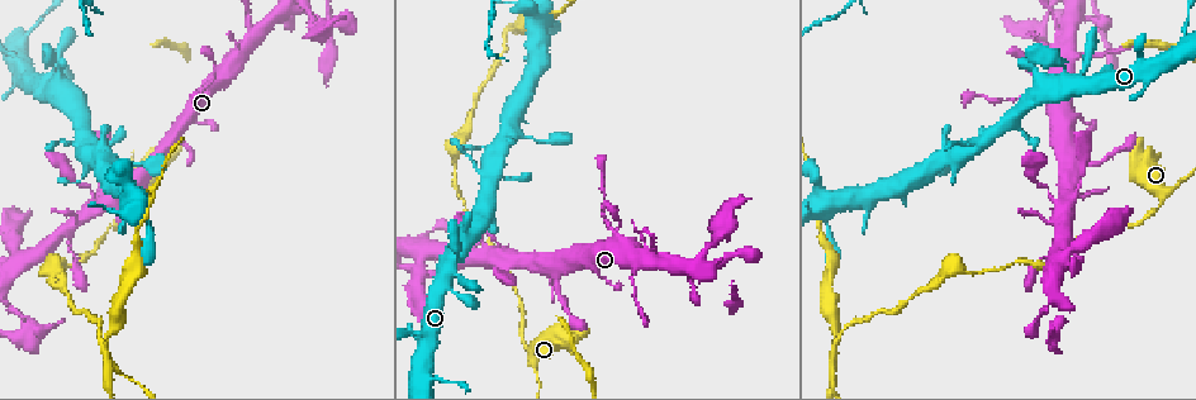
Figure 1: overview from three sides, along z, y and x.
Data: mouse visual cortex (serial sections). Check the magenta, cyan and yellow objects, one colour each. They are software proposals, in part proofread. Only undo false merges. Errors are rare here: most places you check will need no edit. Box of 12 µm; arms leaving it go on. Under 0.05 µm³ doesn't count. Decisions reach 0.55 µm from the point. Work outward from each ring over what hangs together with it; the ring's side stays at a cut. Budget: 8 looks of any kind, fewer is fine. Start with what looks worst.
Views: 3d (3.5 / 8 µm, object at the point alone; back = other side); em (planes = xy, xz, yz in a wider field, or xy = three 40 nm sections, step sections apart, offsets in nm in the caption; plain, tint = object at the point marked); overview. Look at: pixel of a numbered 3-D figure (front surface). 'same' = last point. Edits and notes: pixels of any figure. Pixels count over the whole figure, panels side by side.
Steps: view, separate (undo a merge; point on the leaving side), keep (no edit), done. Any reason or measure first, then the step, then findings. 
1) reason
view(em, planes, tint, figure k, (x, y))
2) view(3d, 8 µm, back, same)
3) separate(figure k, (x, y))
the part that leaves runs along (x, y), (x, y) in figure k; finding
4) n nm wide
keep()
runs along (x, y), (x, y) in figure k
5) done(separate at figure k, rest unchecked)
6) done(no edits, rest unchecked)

abrupt turn
view(3d, 3.5 µm, figure 1, (208, 83))

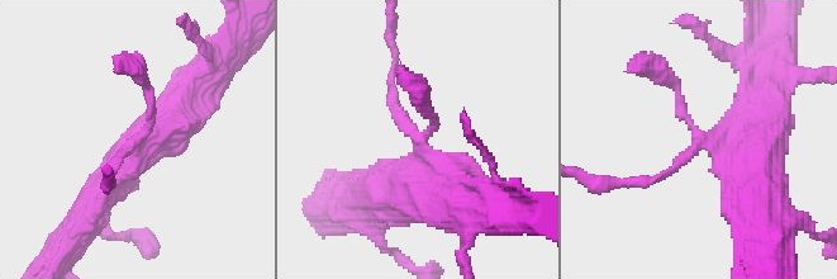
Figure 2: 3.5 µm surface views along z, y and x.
view(em, xy, step 3, tint, figure 2, (417, 138))

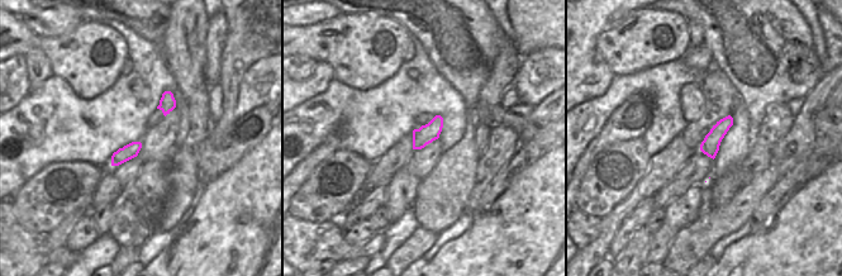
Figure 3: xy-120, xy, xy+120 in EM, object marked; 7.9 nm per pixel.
keep()
continuous, no second cell

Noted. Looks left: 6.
abrupt turn
view(3d, 3.5 µm, figure 1, (1043, 264))

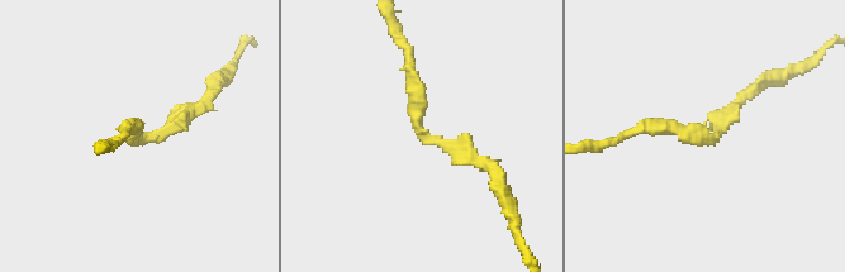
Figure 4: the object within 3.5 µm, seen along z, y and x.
arms of 150, 150 nm
view(em, planes, tint, figure 4, (420, 133))

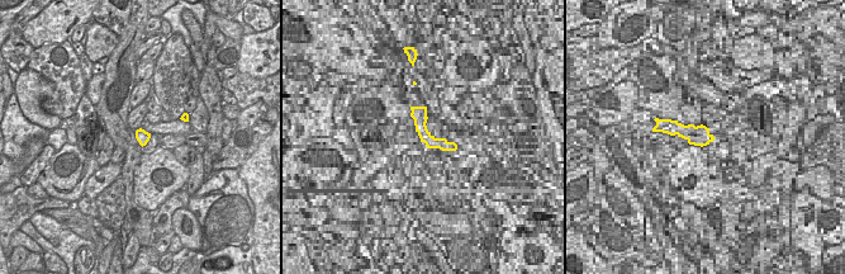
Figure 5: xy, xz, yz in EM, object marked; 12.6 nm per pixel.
keep()
runs along (490, 163), (421, 134), (409, 53) in figure 4; continuous, no second cell

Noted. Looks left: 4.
abrupt turn
view(3d, 8 µm, figure 1, (837, 338))

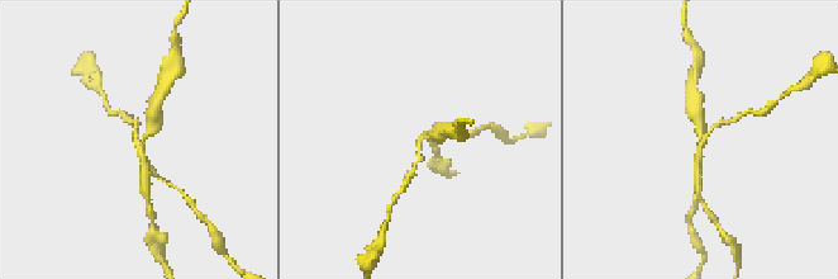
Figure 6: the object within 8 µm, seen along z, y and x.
now the EM
view(em, xy, step 5, tint, figure 6, (421, 141))

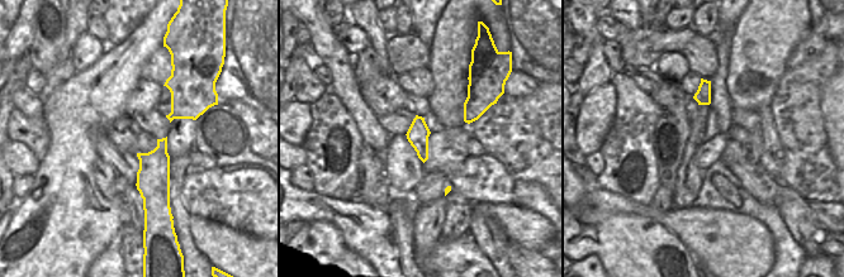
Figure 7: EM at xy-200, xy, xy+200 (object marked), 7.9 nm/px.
170 nm wide
separate(figure 6, (700, 117))
the part that leaves runs along (700, 140), (698, 98), (693, 93) in figure 6; a second cell is stuck on

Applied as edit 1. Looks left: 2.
done(separate at figure 6, rest unchecked)

